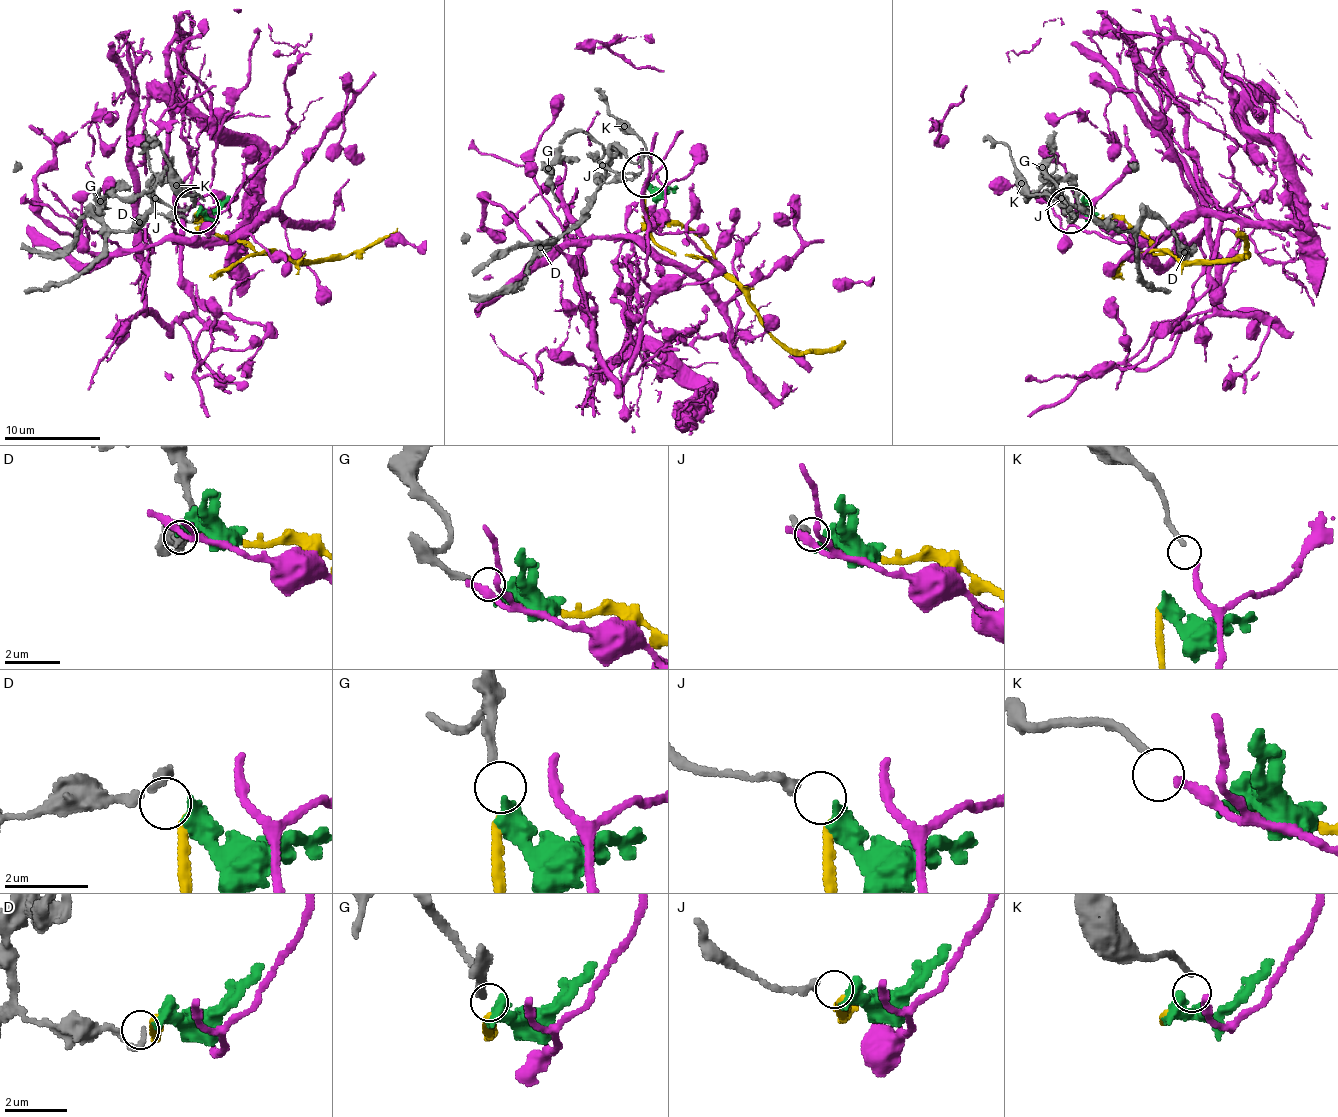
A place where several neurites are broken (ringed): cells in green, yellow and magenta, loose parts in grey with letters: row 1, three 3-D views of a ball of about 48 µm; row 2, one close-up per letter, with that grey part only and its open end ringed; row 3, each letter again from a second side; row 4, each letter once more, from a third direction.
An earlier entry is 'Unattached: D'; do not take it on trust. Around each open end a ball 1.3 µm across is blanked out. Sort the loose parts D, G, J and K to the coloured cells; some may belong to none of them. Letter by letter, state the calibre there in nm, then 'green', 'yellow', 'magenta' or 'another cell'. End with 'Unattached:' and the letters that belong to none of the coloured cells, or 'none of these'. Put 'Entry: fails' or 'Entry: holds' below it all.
D: calibre 240 nm; green
G: calibre 200 nm; yellow
J: calibre 260 nm; another cell
K: calibre 170 nm; magenta
Unattached: J
Entry: fails

